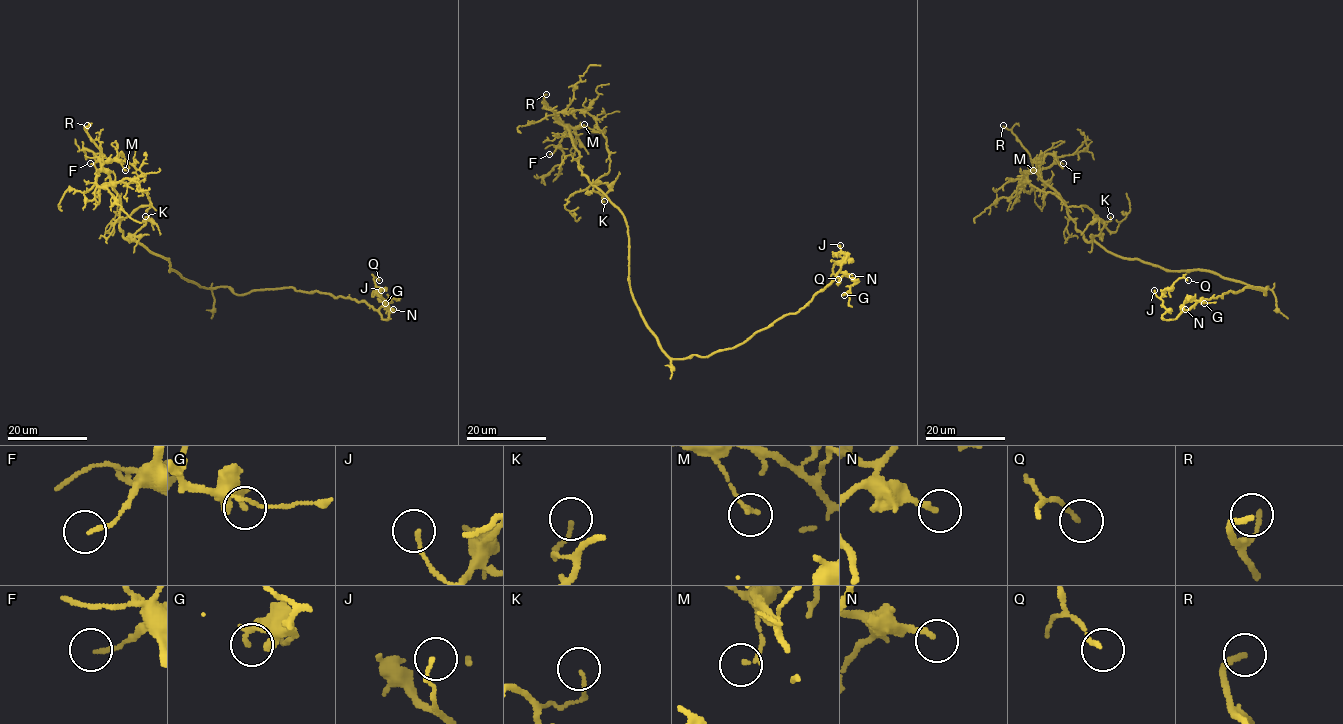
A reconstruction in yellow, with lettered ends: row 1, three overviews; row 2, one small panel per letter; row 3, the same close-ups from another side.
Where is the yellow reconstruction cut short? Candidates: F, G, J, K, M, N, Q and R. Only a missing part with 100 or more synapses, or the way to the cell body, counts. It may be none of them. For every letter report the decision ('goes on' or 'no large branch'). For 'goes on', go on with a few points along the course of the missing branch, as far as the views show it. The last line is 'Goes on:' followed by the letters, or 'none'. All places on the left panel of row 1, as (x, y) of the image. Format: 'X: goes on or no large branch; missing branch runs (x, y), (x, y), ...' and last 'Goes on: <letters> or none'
F: no large branch
G: no large branch
J: no large branch
K: no large branch
M: no large branch
N: no large branch
Q: no large branch
R: goes on; missing branch runs (87, 125), (130, 122), (152, 112), (176, 87), (184, 63), (179, 56)
Goes on: R

